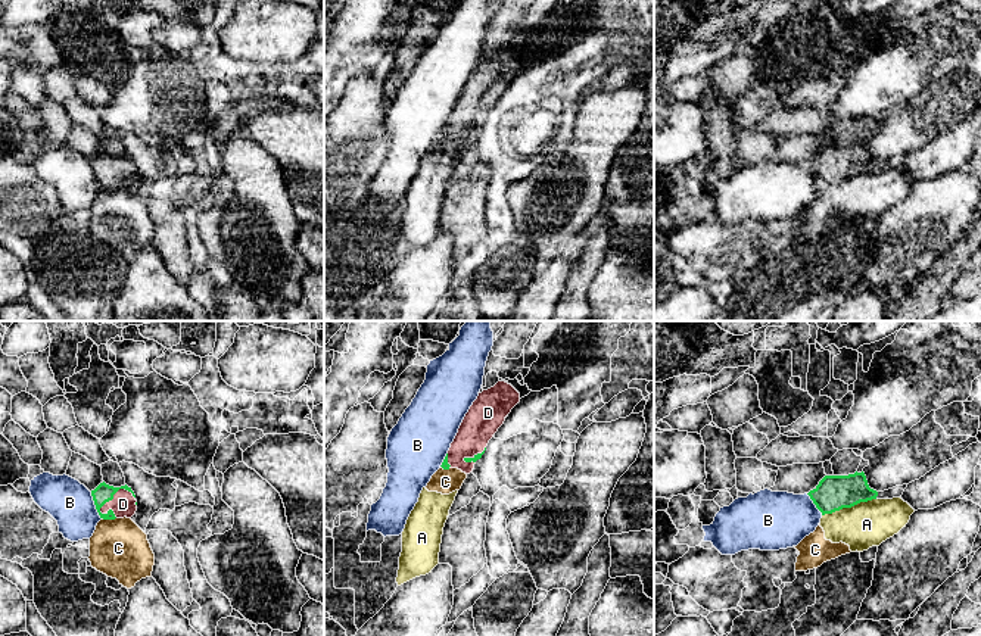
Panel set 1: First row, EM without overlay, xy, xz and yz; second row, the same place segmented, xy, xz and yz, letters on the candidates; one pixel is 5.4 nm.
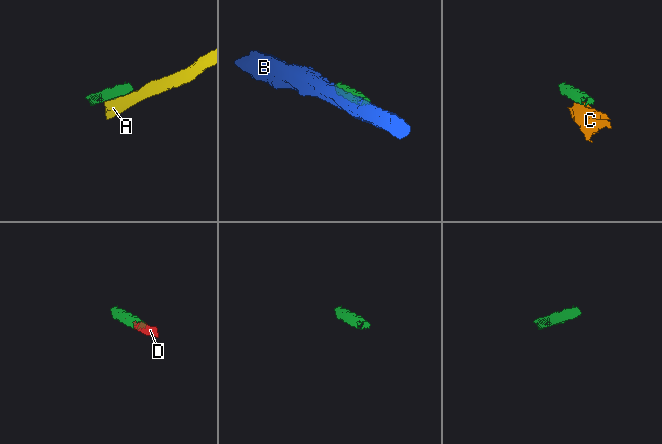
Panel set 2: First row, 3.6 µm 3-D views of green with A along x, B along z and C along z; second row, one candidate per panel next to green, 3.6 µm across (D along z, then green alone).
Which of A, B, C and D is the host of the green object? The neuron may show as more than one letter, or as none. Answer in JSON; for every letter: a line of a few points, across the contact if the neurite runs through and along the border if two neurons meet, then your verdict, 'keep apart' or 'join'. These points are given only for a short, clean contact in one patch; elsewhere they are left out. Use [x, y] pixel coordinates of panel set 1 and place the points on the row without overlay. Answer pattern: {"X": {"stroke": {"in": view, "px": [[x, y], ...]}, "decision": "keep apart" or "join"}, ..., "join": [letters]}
{"A": {"decision": "keep apart"}, "B": {"decision": "keep apart"}, "C": {"stroke": {"in": "xy", "px": [[102, 187], [115, 189]]}, "decision": "keep apart"}, "D": {"decision": "join"}, "join": ["D"]}

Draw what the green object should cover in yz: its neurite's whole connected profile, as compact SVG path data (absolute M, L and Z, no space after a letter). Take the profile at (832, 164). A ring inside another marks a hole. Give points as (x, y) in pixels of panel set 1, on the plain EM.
M862 130L854 144L825 146L819 155L807 163L822 186L876 169L878 162L869 158L863 143L863 138L868 135L869 131Z

